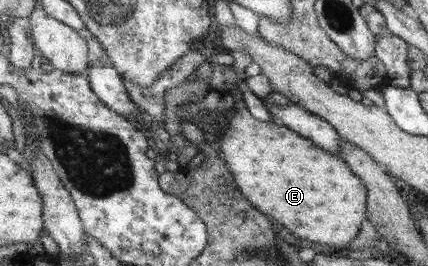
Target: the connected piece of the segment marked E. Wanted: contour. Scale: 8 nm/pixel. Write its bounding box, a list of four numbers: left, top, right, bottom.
[219,88,370,246]

